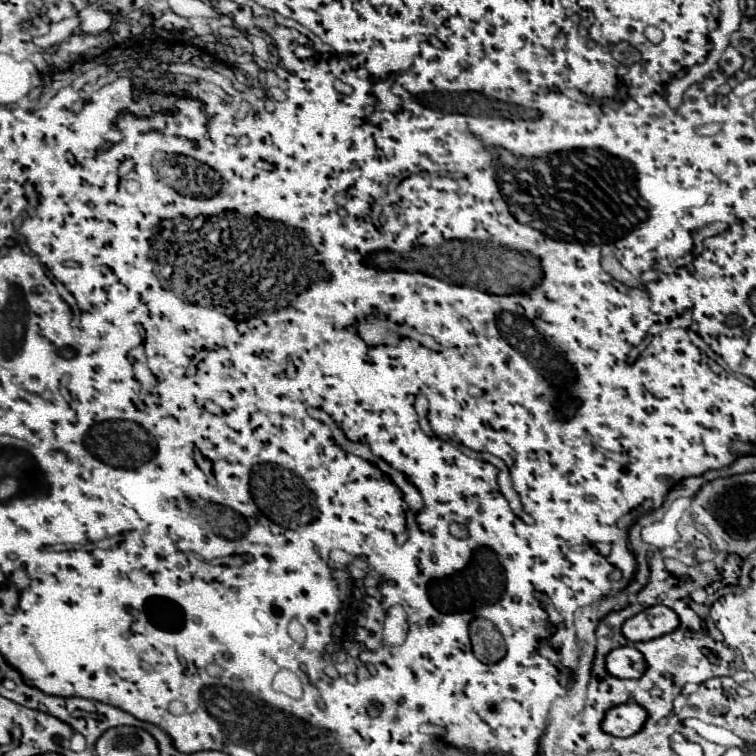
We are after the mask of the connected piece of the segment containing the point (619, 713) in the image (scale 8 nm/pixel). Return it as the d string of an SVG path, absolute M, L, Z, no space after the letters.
M620 704L606 712L602 730L612 736L628 738L628 736L640 732L644 728L646 720L648 720L648 712L640 704Z

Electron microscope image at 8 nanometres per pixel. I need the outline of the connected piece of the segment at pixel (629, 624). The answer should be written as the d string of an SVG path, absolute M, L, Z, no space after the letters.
M650 606L636 614L634 618L626 620L622 626L622 634L628 642L640 640L654 640L664 634L674 632L680 626L678 614L668 606Z

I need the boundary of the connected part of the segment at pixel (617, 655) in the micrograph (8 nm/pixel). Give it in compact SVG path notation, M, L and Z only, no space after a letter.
M622 646L606 656L606 670L616 678L640 678L646 670L646 660L634 646Z

